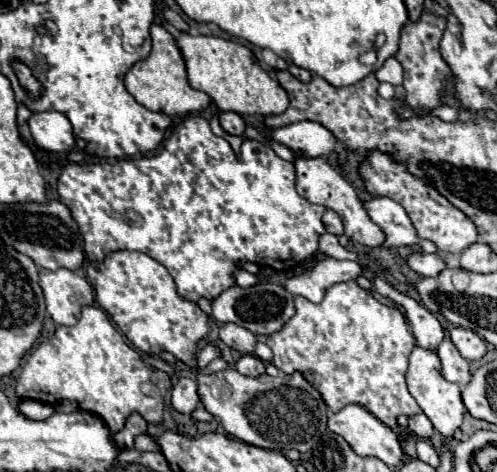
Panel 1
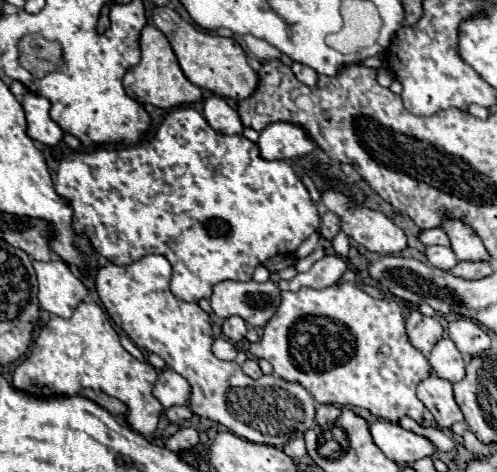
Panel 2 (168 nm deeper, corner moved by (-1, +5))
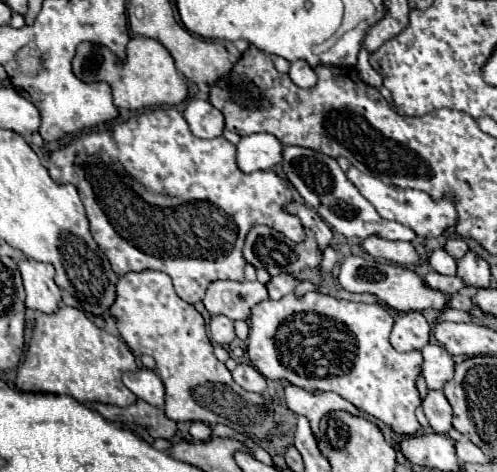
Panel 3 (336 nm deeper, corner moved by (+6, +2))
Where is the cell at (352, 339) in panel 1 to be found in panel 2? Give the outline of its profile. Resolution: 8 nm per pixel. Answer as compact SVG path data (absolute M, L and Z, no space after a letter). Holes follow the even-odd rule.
M346 281L322 291L308 287L302 287L294 293L284 291L276 315L264 327L260 343L250 345L250 351L254 353L254 357L270 361L278 377L304 385L318 403L360 407L370 411L374 417L382 417L392 423L406 415L422 423L424 403L416 397L416 385L424 377L428 377L430 363L420 351L416 351L416 347L412 347L406 335L402 309L394 299L374 299L354 283Z

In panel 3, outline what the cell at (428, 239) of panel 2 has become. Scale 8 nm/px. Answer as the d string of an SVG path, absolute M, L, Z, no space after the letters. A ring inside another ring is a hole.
M449 238L447 244L445 244L445 250L459 260L469 252L469 244L465 240L461 240L461 238Z

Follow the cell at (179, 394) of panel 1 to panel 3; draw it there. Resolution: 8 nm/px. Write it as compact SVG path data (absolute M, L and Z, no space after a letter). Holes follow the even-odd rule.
M137 368L133 372L123 374L123 384L141 400L149 402L151 406L163 408L165 404L165 388L159 376L149 368Z

